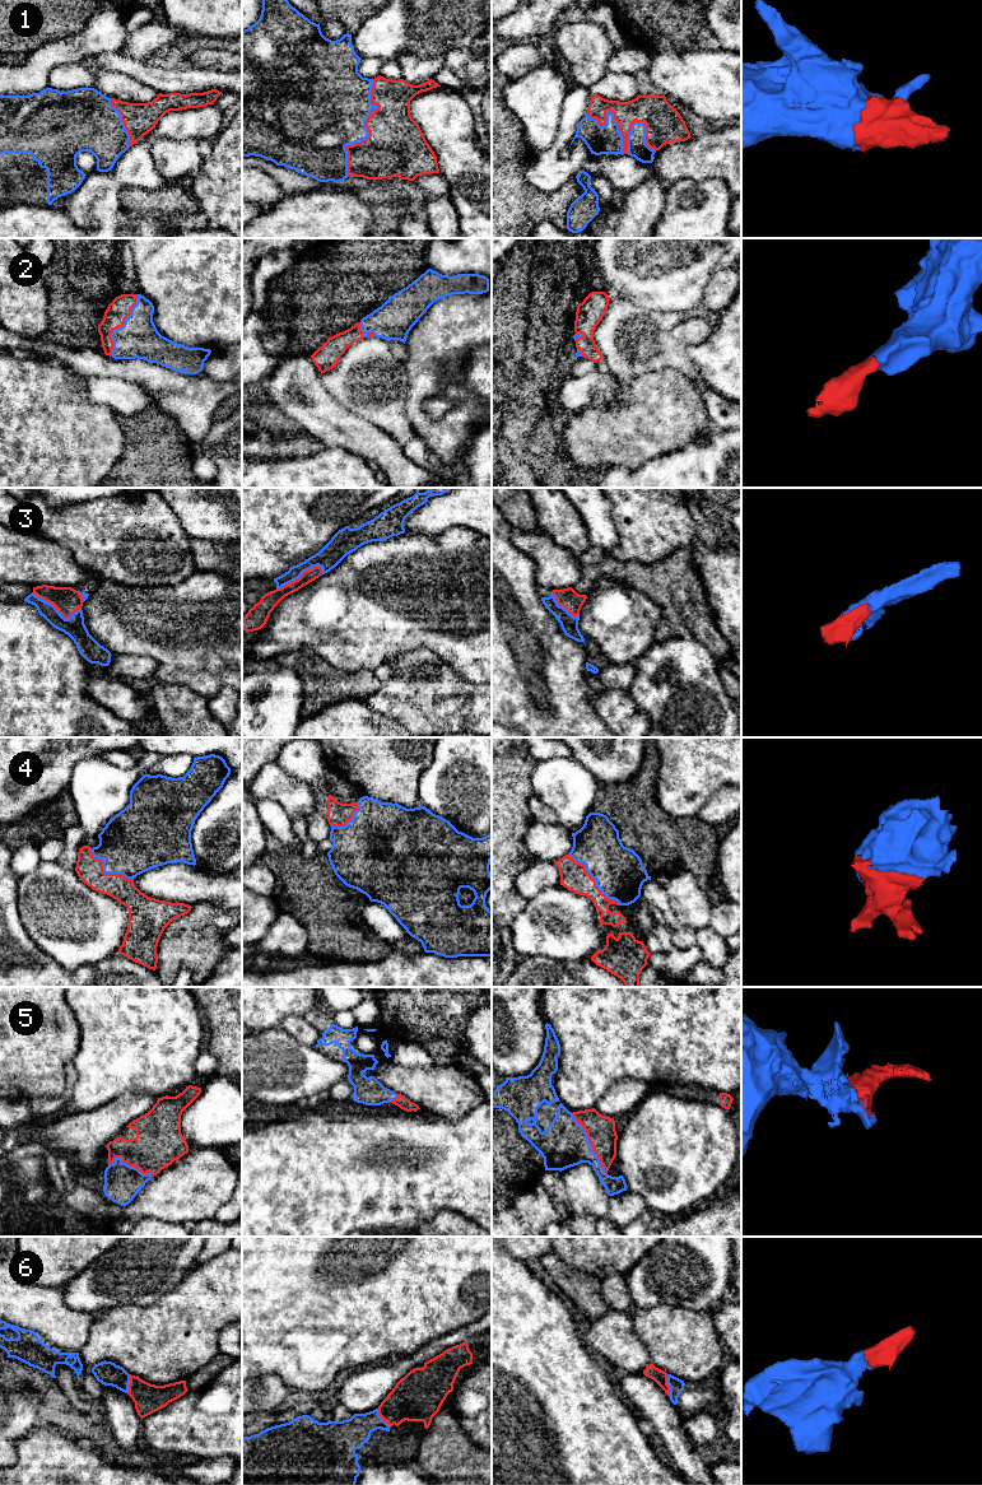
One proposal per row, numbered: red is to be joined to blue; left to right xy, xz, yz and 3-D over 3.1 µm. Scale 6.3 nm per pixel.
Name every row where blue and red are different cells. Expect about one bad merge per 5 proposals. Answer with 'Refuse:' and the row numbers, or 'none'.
Refuse: none

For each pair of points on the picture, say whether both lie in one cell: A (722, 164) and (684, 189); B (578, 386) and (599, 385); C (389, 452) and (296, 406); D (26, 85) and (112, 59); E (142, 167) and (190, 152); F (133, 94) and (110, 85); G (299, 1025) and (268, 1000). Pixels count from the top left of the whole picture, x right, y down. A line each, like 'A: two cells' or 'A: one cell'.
A: two cells
B: one cell
C: one cell
D: two cells
E: two cells
F: one cell
G: two cells

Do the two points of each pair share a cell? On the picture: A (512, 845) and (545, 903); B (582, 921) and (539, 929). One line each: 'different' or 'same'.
A: different
B: same

